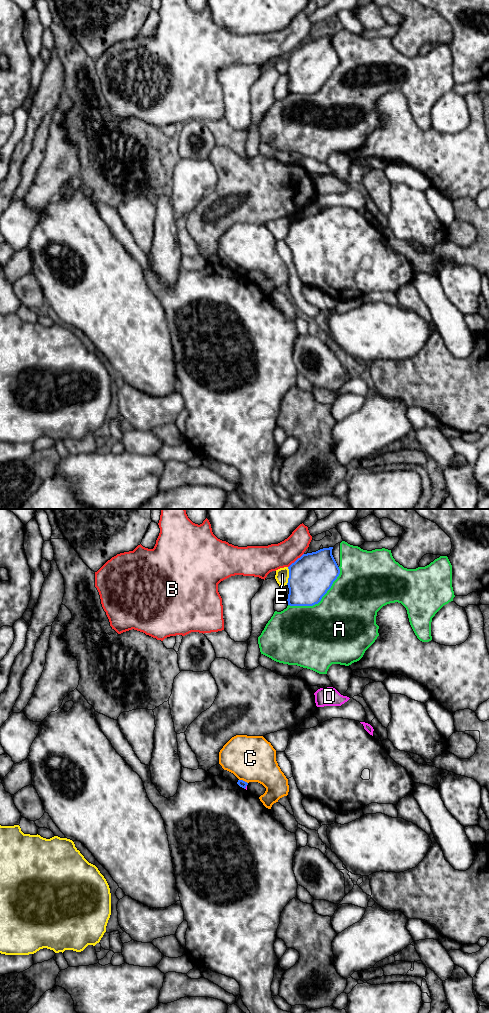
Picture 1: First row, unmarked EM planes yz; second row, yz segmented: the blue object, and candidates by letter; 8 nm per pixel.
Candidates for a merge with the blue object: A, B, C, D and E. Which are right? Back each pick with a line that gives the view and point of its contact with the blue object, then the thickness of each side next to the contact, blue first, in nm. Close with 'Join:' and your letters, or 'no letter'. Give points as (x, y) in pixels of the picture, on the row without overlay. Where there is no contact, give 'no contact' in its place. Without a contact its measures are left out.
Join: no letter

